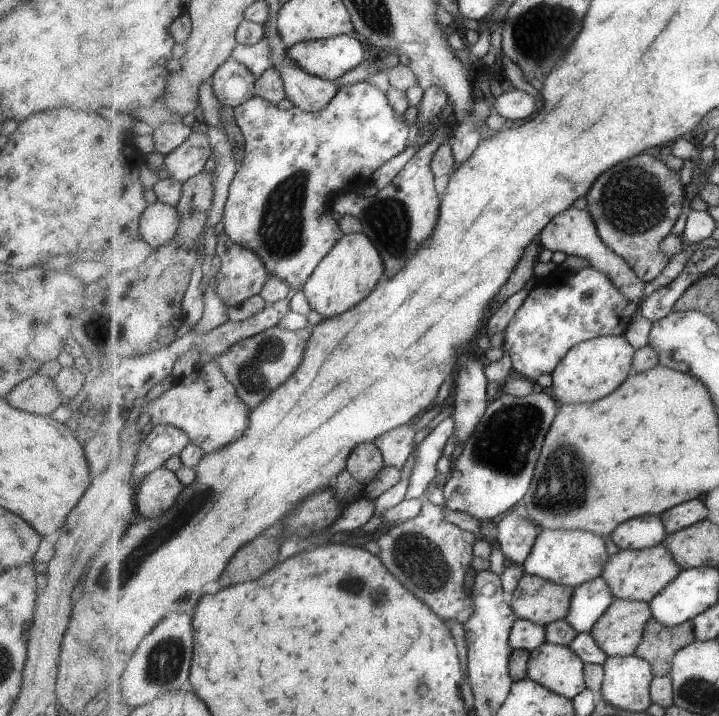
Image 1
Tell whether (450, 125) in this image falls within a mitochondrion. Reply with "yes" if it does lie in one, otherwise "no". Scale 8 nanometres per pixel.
no

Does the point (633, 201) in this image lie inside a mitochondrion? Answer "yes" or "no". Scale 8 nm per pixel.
yes

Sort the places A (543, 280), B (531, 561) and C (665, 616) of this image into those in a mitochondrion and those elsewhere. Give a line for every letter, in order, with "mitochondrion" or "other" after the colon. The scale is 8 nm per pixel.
A: other
B: other
C: other

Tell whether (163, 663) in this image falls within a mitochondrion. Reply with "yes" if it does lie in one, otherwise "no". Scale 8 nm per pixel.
yes

